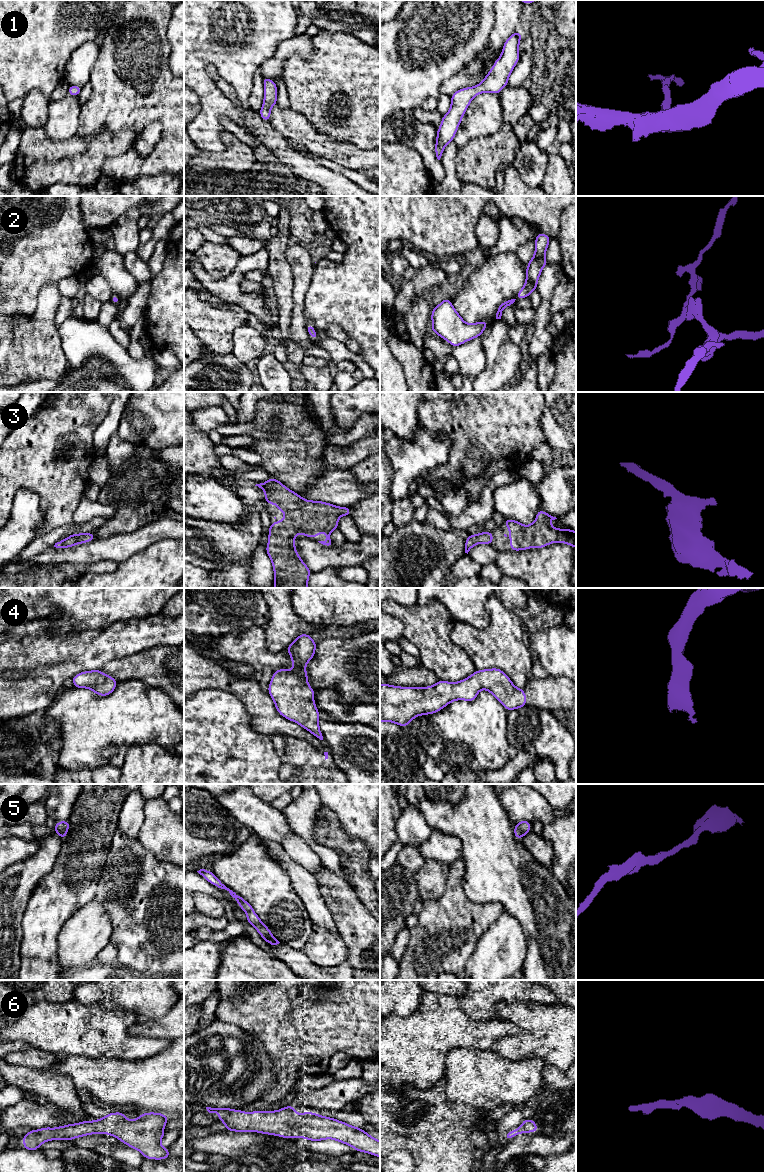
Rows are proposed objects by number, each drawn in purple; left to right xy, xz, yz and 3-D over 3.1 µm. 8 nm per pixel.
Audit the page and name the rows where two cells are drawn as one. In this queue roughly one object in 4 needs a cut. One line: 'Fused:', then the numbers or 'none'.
Fused: none

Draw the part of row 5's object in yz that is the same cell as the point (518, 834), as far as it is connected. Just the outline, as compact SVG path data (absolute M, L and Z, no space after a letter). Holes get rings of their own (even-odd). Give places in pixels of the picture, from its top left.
M520 821L514 827L514 836L516 839L520 840L524 835L528 834L531 829L531 822Z

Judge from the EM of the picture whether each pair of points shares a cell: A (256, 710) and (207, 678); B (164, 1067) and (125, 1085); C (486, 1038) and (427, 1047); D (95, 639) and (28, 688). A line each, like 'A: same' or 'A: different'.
A: same
B: same
C: same
D: same

